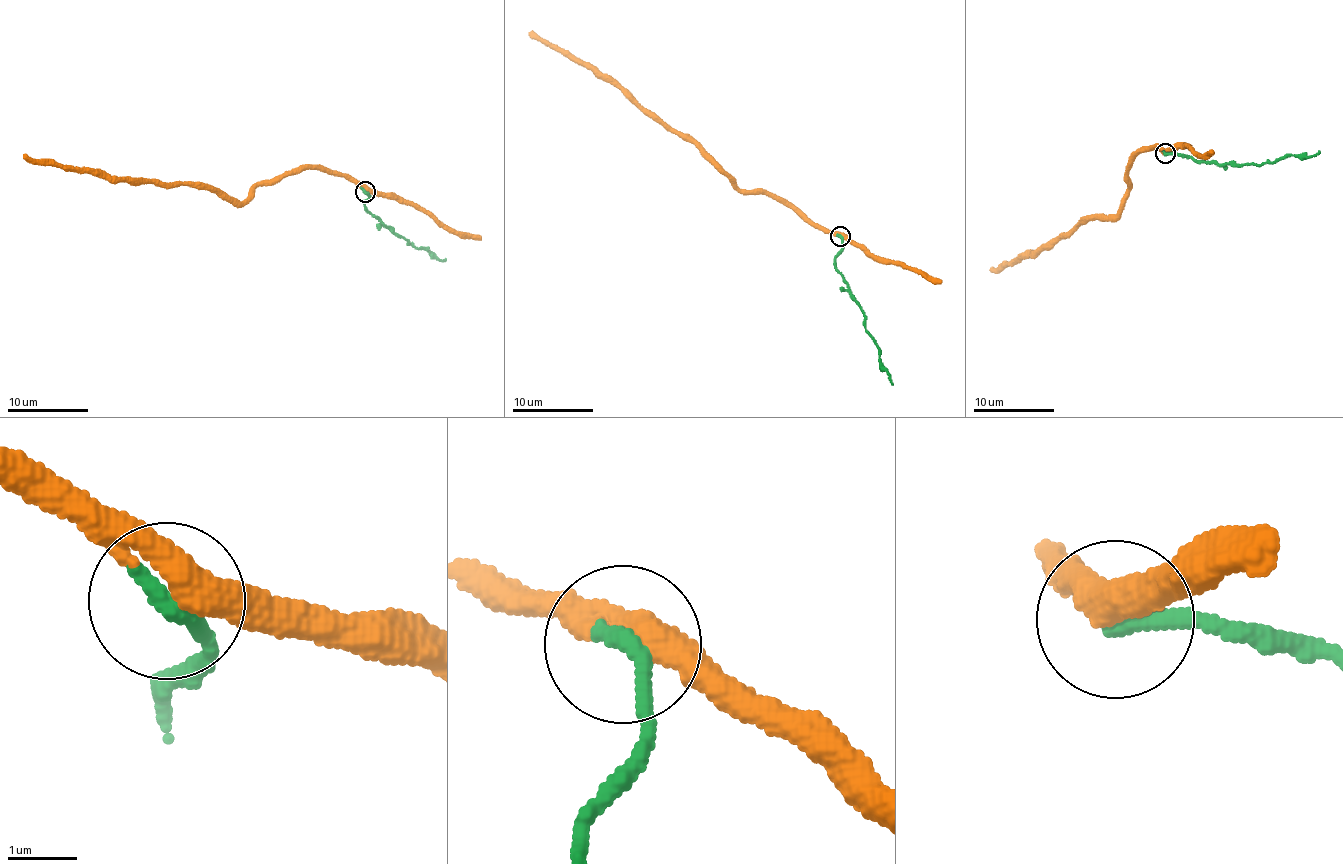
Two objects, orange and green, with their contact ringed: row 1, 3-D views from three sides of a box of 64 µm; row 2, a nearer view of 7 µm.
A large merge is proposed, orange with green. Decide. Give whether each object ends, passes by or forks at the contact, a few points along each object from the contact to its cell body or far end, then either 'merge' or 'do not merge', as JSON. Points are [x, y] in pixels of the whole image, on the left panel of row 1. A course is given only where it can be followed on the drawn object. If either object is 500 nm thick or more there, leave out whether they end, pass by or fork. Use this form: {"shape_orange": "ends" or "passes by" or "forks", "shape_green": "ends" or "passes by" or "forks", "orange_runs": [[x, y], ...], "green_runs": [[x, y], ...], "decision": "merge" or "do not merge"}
{"shape_orange": "passes by", "shape_green": "ends", "orange_runs": [[365, 191], [335, 174], [307, 167], [261, 183], [241, 202], [204, 188], [123, 180], [36, 164], [23, 154]], "green_runs": [[365, 191], [370, 197], [365, 202], [367, 210], [388, 228], [419, 249], [426, 248], [440, 259], [446, 258]], "decision": "merge"}

